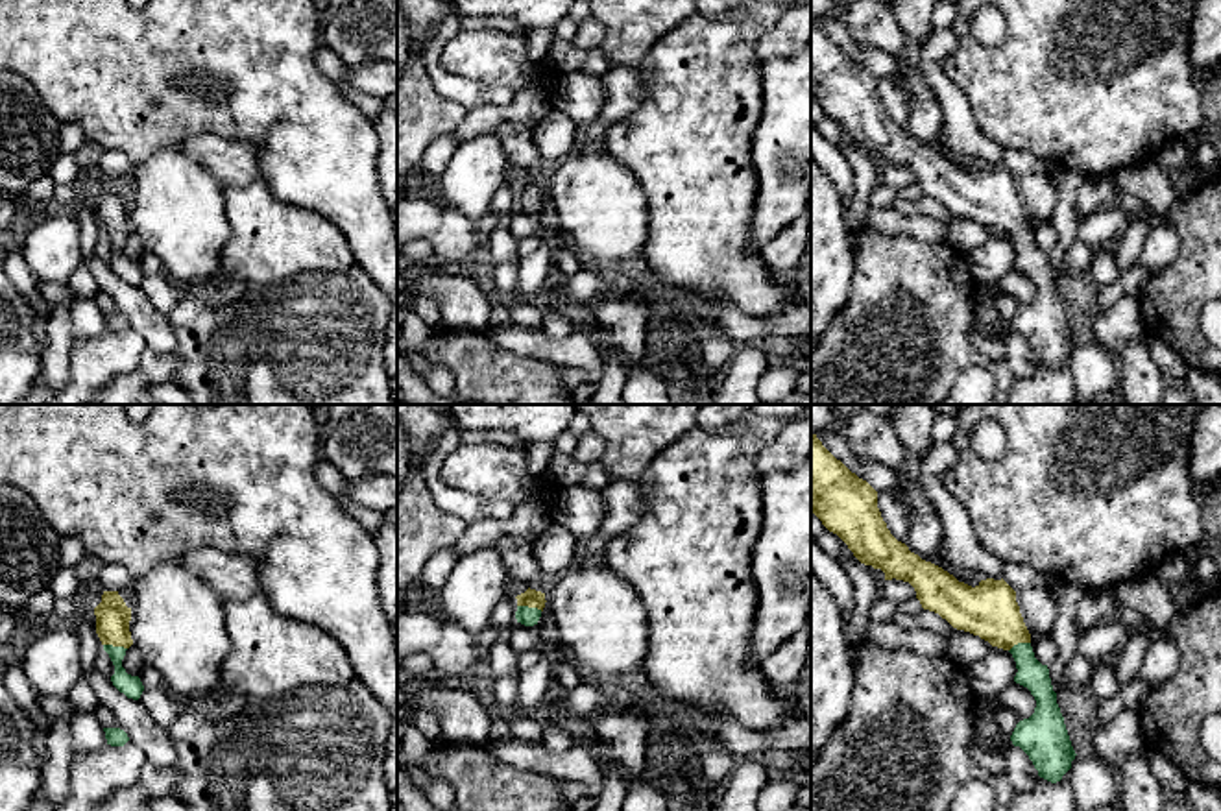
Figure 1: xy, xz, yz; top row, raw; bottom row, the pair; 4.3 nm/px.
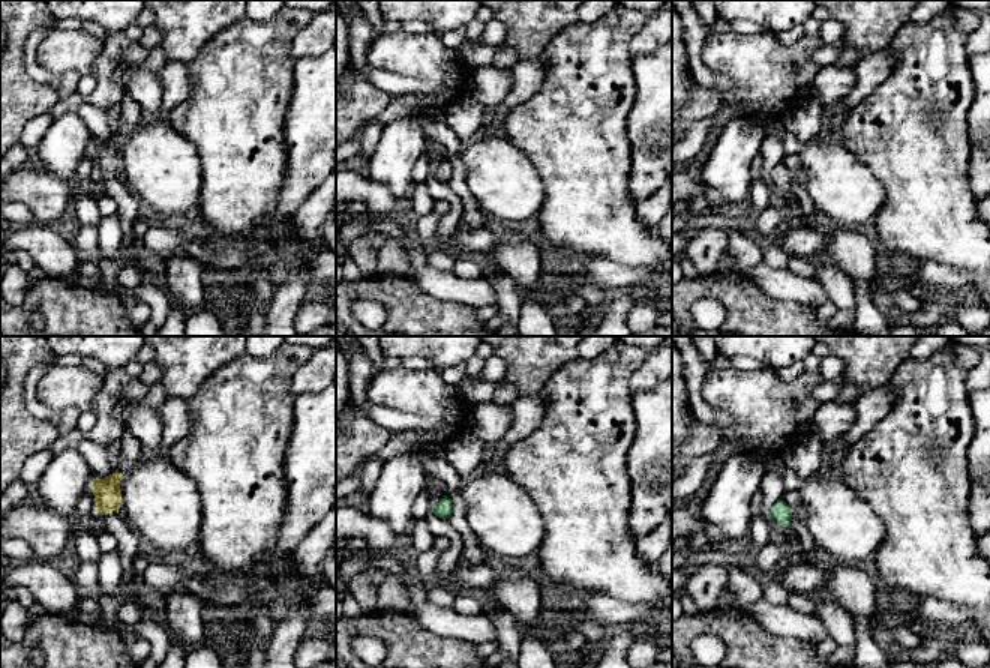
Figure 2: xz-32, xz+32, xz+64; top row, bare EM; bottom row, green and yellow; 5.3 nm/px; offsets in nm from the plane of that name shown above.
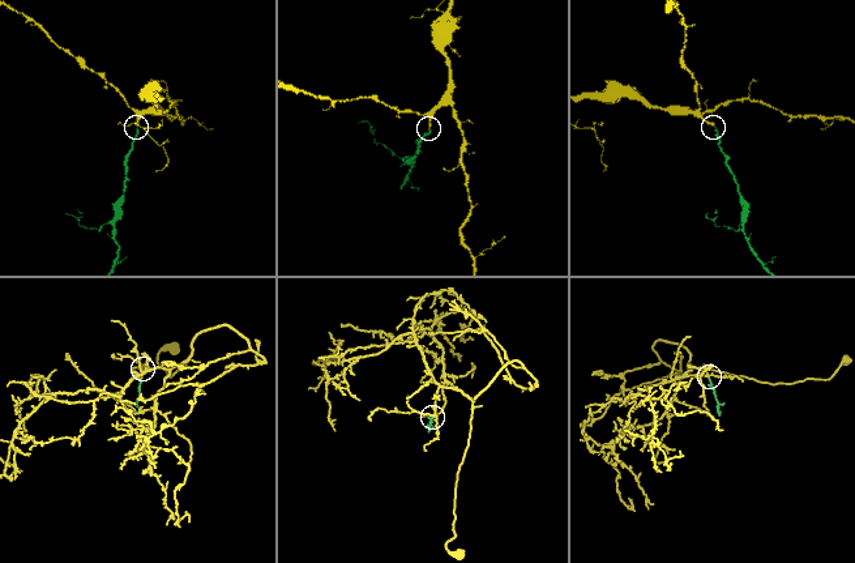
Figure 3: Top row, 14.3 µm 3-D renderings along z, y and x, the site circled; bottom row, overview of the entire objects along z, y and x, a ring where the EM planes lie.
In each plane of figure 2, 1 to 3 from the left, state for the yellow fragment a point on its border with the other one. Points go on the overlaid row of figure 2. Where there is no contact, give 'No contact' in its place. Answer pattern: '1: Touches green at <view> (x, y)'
1: No contact
2: No contact
3: No contact

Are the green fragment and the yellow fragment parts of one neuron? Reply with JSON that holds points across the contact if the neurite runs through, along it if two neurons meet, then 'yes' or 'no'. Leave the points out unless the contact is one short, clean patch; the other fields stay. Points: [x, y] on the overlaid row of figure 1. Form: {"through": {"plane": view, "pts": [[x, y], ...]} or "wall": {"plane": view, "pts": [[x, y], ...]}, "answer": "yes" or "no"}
{"through": {"plane": "xz", "pts": [[527, 616], [531, 608], [531, 597]]}, "answer": "yes"}

